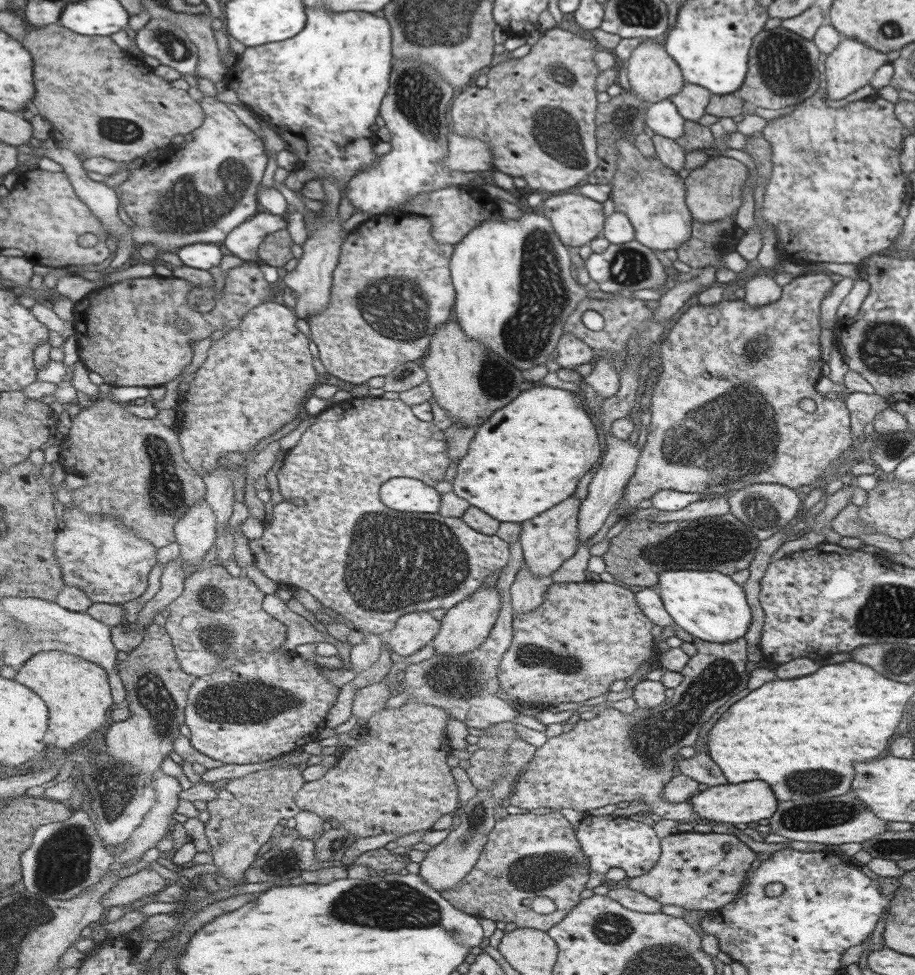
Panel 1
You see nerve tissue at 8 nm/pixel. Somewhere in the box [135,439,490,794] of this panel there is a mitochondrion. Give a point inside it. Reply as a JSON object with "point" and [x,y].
{"point":[382,574]}

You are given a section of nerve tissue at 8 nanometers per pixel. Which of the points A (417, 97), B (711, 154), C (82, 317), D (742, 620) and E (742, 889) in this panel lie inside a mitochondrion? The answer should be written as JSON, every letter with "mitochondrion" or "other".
{"A":"mitochondrion","B":"other","C":"other","D":"other","E":"other"}

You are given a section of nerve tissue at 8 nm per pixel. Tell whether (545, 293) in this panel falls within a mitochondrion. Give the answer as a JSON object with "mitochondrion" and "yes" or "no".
{"mitochondrion":"yes"}

